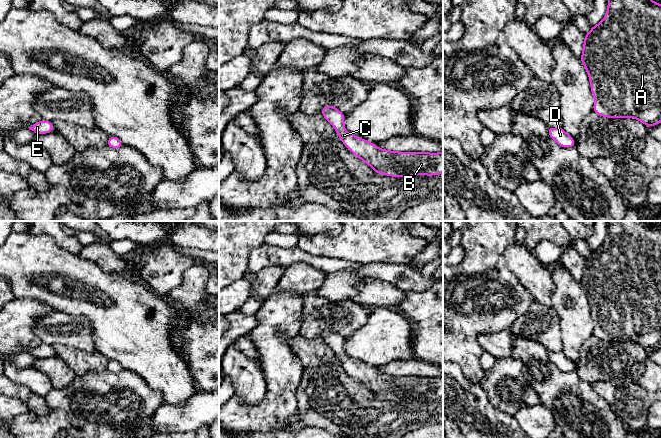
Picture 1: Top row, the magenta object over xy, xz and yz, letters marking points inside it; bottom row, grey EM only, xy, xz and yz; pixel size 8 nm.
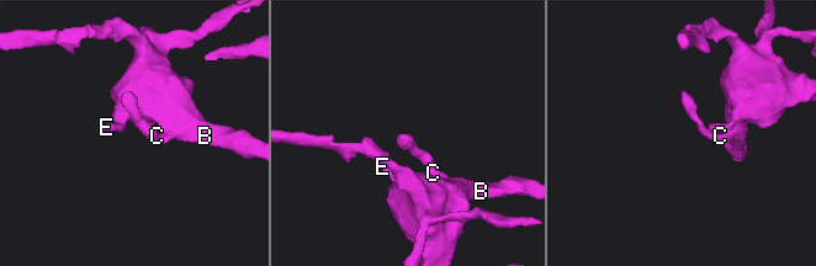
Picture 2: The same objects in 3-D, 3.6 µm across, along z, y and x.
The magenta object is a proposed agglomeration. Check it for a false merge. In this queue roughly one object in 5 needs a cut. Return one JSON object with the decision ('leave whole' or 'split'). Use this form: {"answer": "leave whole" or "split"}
{"answer": "leave whole"}

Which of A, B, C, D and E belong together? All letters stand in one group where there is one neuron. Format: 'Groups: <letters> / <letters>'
Groups: A B C D E

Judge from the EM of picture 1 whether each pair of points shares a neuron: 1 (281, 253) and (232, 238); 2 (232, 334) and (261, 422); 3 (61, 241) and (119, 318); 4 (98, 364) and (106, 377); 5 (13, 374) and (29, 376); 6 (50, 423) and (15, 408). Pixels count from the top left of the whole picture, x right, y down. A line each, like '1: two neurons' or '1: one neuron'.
1: two neurons
2: two neurons
3: two neurons
4: two neurons
5: one neuron
6: two neurons

